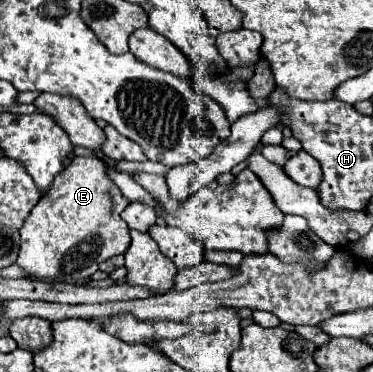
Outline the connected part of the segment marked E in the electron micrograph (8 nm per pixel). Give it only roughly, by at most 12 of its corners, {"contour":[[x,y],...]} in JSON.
{"contour":[[75,156],[21,228],[27,280],[87,280],[129,248],[129,202]]}

